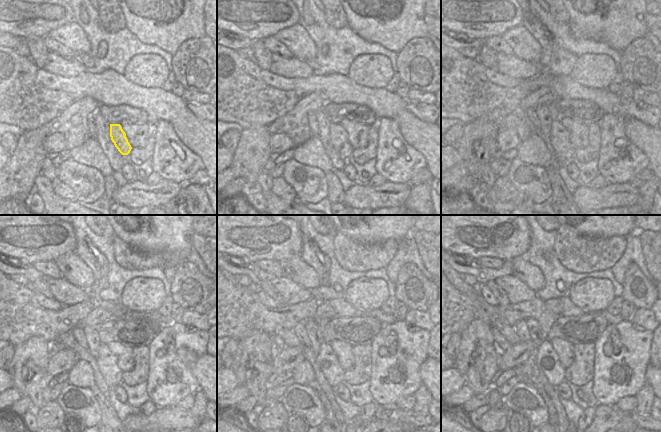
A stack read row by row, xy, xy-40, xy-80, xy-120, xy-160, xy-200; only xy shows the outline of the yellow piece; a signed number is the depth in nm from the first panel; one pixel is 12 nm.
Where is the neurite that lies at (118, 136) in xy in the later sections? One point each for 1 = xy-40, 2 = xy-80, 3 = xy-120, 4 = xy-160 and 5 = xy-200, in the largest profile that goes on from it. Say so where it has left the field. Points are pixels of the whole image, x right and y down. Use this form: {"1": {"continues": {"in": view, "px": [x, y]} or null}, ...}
{"1": {"continues": {"in": "xy-40", "px": [338, 135]}}, "2": {"continues": {"in": "xy-80", "px": [564, 151]}}, "3": {"continues": {"in": "xy-120", "px": [107, 362]}}, "4": {"continues": {"in": "xy-160", "px": [328, 363]}}, "5": {"continues": {"in": "xy-200", "px": [546, 358]}}}

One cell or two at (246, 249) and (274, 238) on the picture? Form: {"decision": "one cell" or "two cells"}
{"decision": "one cell"}

